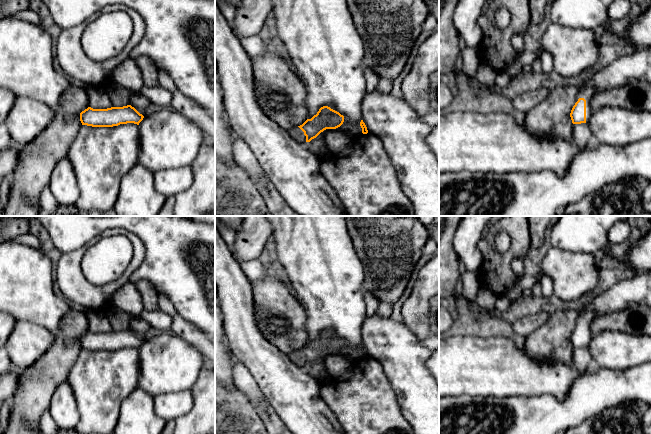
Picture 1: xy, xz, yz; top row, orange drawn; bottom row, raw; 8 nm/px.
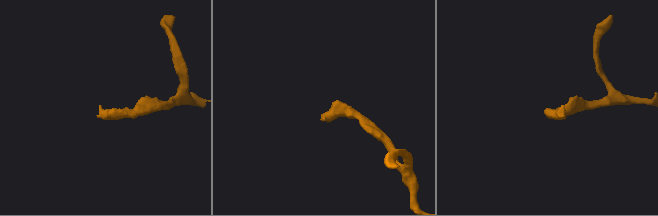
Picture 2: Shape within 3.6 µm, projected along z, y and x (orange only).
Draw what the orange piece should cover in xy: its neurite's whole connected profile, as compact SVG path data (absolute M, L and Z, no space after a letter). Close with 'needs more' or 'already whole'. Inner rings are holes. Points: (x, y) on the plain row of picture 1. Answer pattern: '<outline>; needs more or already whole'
M131 329L93 333L88 331L80 337L82 349L92 351L113 351L120 348L134 347L139 349L144 340Z; already whole

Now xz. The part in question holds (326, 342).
M328 330L319 333L316 339L307 343L298 350L306 360L306 366L310 366L326 353L336 353L344 346L344 340Z; already whole

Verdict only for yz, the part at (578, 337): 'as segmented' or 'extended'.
extended

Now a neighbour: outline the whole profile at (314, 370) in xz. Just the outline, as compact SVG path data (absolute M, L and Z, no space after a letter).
M316 361L310 366L306 366L305 370L310 376L317 379L320 373L325 370L325 365L321 361Z

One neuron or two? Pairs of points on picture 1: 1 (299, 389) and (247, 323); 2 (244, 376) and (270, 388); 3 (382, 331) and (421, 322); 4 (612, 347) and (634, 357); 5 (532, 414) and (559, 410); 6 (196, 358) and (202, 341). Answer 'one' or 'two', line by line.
1: one
2: two
3: two
4: one
5: one
6: two

